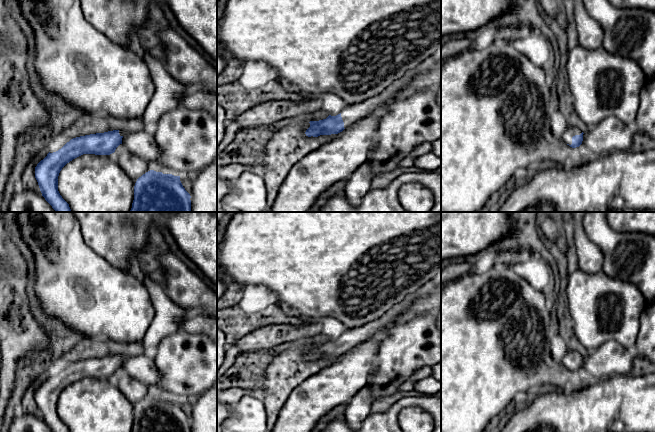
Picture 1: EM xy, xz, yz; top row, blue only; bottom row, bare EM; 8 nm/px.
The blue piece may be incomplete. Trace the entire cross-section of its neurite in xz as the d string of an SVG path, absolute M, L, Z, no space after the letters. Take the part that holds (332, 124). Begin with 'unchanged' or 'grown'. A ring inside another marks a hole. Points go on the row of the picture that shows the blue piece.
grown; M441 53L434 55L416 70L393 82L382 93L371 97L364 102L349 105L336 116L329 115L323 120L310 121L310 127L305 132L306 136L318 137L320 135L338 134L344 129L354 125L362 118L371 114L376 108L384 106L394 99L395 95L407 84L409 84L423 68L428 67L436 58L440 56Z

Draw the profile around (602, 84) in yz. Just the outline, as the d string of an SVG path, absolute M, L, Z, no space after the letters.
M581 45L569 50L566 70L574 98L574 114L588 129L614 116L632 129L636 127L639 97L647 78L639 65L629 58L611 54L603 46L588 50Z

